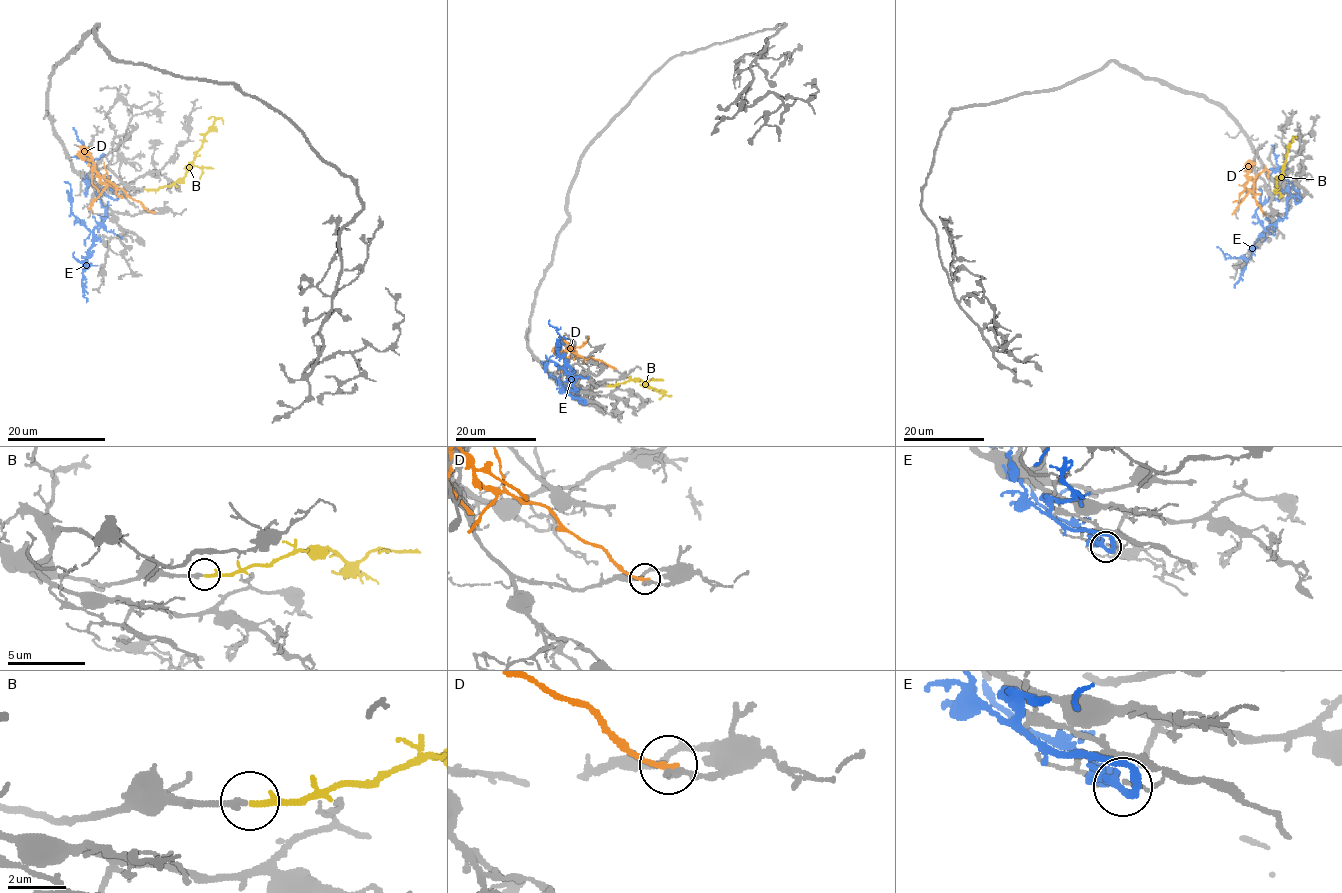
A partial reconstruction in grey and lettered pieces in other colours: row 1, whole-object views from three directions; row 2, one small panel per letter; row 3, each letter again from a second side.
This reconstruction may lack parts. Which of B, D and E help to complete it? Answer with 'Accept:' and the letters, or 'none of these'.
Accept: B

